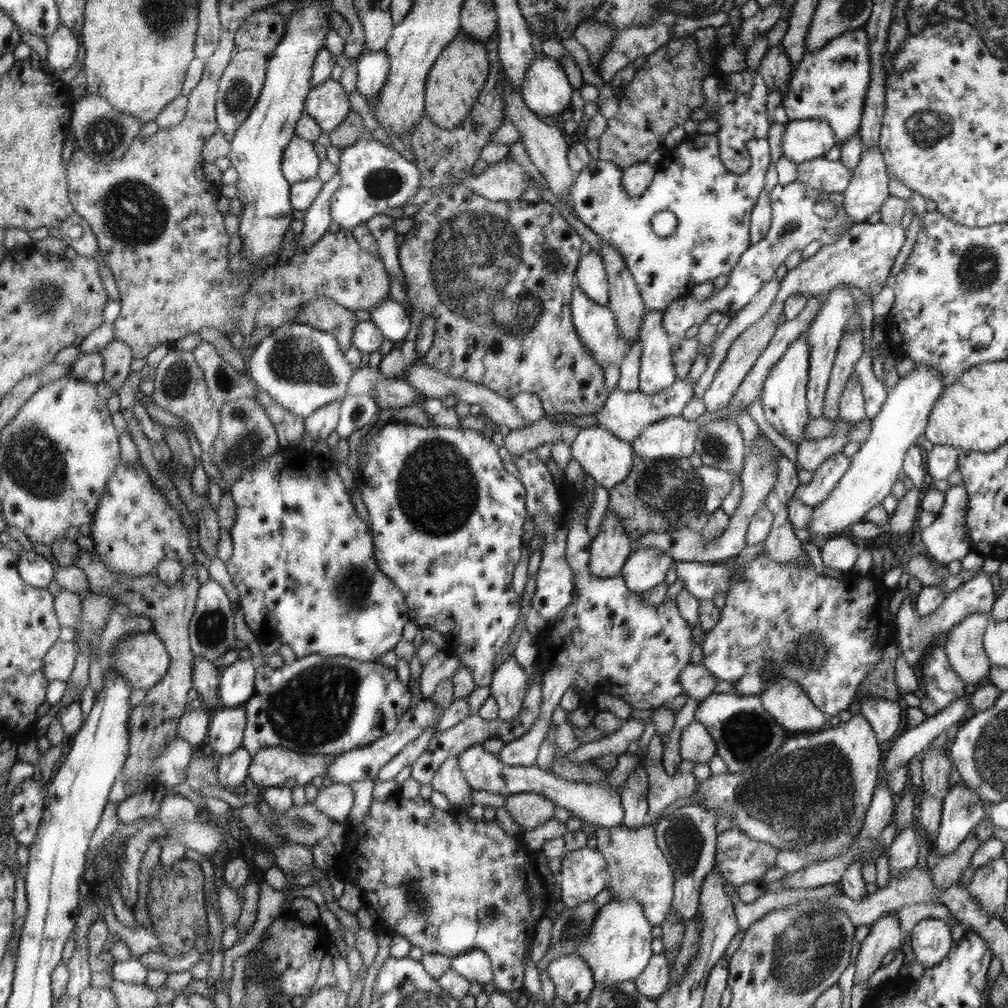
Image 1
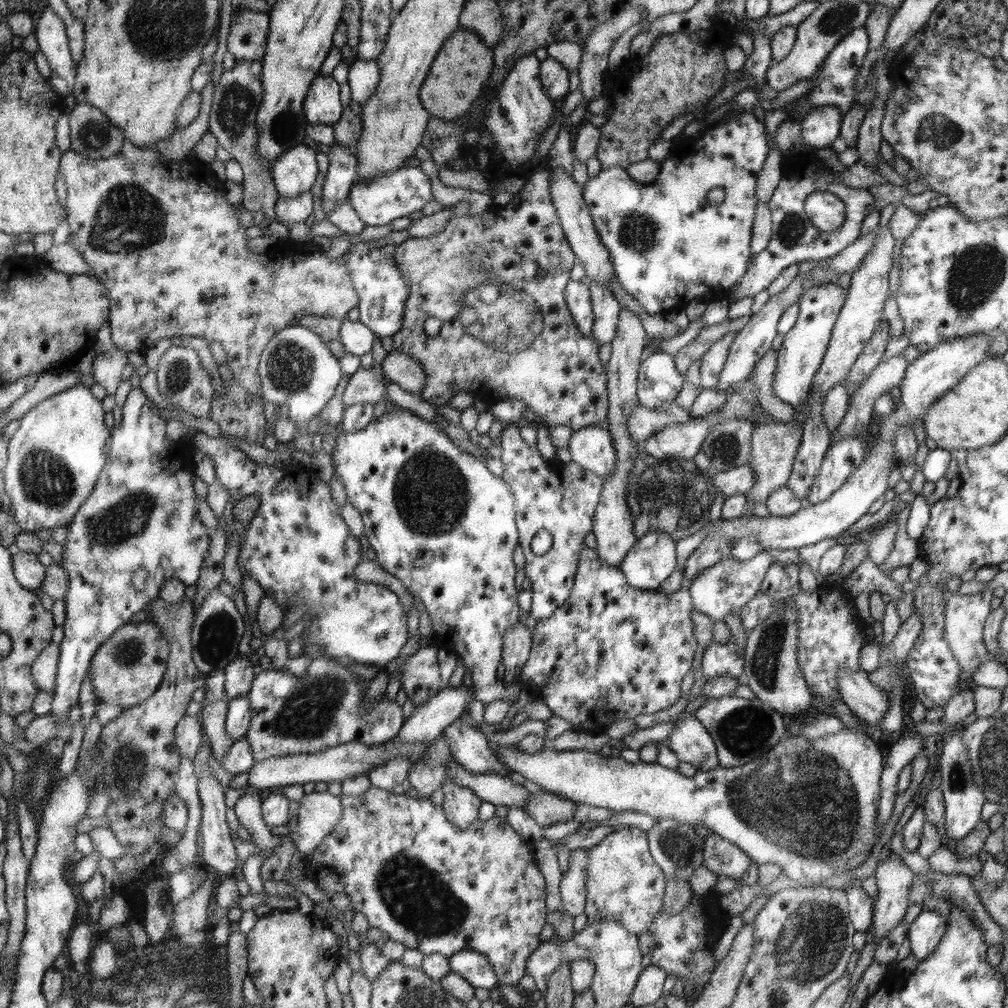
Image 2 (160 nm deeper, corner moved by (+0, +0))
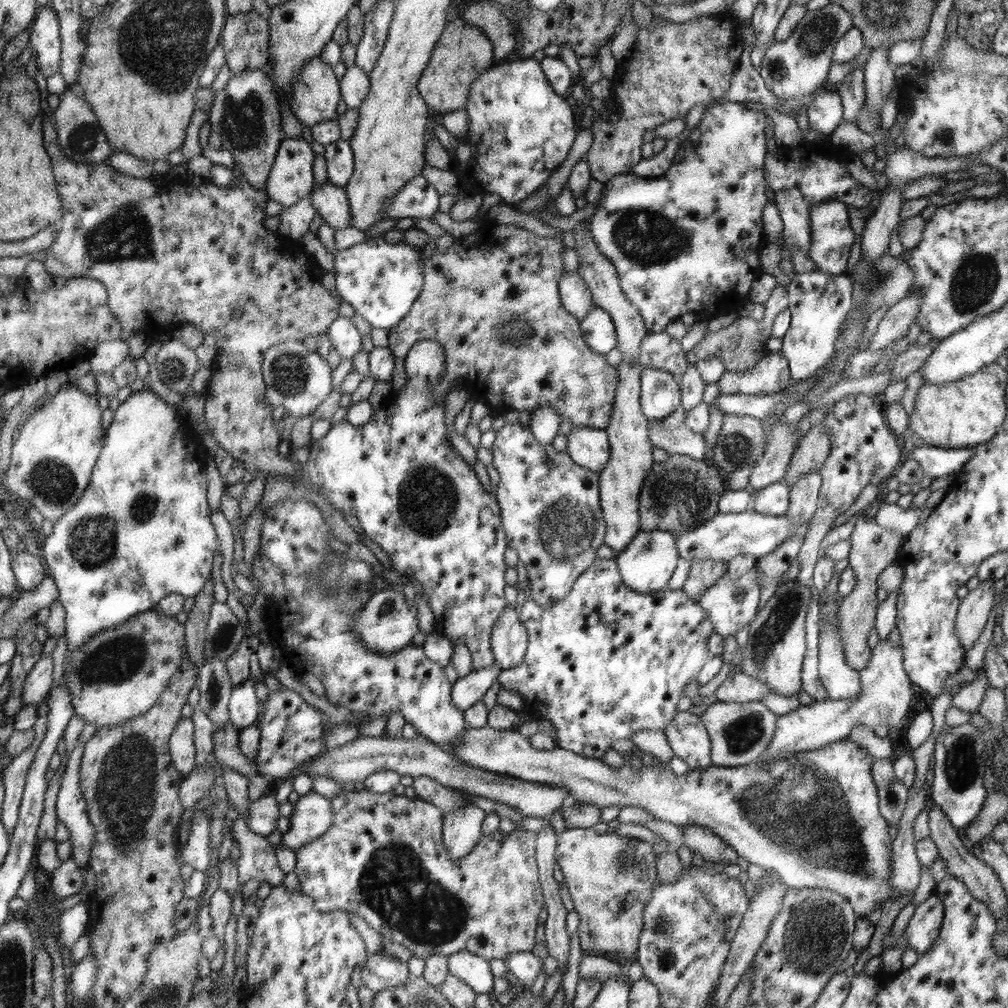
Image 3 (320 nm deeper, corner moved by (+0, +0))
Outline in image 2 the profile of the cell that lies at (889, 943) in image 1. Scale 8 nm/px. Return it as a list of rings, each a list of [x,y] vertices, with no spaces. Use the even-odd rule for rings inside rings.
[[[894,854],[880,862],[875,870],[877,897],[874,902],[871,928],[878,934],[876,944],[896,928],[906,916],[909,894],[917,875]]]

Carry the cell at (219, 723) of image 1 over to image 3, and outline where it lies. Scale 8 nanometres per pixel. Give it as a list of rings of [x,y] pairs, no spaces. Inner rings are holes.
[[[248,679],[245,683],[232,689],[229,700],[230,723],[238,730],[256,724],[260,700],[256,693],[255,683]]]

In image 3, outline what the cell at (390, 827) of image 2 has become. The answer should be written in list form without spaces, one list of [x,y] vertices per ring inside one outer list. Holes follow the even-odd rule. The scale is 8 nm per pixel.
[[[366,790],[338,792],[330,799],[333,810],[332,826],[321,836],[309,842],[304,848],[295,851],[295,873],[300,881],[301,891],[314,898],[315,907],[324,912],[349,911],[358,914],[364,919],[370,928],[377,930],[383,938],[392,943],[401,944],[412,952],[414,957],[425,960],[435,955],[448,957],[458,952],[470,952],[476,956],[484,957],[488,961],[492,959],[506,960],[508,956],[516,952],[530,952],[536,944],[536,928],[540,924],[540,912],[545,902],[539,881],[539,872],[535,859],[536,832],[526,832],[518,827],[504,835],[500,830],[494,834],[480,837],[473,851],[462,860],[451,860],[450,852],[443,843],[443,811],[436,805],[420,798],[409,798],[406,795],[396,795],[394,792],[380,794]]]

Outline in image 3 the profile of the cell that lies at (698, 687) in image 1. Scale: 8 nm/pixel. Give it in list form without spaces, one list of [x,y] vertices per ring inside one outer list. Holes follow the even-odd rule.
[[[741,671],[731,674],[716,689],[715,696],[718,701],[744,703],[758,702],[773,690],[757,678],[752,678]]]

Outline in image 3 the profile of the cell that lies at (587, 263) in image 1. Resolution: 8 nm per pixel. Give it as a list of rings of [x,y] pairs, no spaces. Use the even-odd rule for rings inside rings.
[[[592,307],[579,321],[586,344],[598,354],[606,355],[617,346],[615,326],[611,316],[603,308]]]

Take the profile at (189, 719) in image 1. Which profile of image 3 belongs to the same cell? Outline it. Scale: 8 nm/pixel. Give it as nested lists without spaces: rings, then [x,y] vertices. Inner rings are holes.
[[[184,717],[176,724],[175,732],[171,738],[171,753],[176,768],[185,775],[189,775],[196,768],[194,735],[194,723],[190,717]]]

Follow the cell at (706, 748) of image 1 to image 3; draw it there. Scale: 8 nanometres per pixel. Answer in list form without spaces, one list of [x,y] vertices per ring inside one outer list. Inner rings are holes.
[[[678,711],[663,732],[671,750],[686,762],[690,771],[712,765],[710,738],[700,716]]]

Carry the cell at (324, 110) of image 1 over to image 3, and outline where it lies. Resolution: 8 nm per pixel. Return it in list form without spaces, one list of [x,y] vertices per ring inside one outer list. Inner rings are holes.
[[[321,58],[312,60],[295,76],[289,109],[302,125],[311,128],[328,120],[337,120],[336,108],[341,91],[338,79],[333,67]]]

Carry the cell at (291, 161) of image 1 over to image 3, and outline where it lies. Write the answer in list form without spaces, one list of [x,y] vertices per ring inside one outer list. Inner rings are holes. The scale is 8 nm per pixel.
[[[284,138],[265,188],[269,200],[288,208],[309,198],[315,177],[312,160],[315,158],[310,143],[304,139]]]

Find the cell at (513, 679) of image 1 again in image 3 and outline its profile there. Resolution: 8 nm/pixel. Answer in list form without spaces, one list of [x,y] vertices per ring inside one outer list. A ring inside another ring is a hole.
[[[506,606],[492,625],[489,638],[492,654],[502,669],[522,664],[527,651],[529,635],[515,608]]]

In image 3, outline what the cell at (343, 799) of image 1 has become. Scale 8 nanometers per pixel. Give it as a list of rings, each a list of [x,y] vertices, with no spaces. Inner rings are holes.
[[[316,793],[302,795],[292,807],[289,827],[282,833],[282,844],[293,851],[304,848],[309,842],[321,837],[333,823],[330,799]]]

